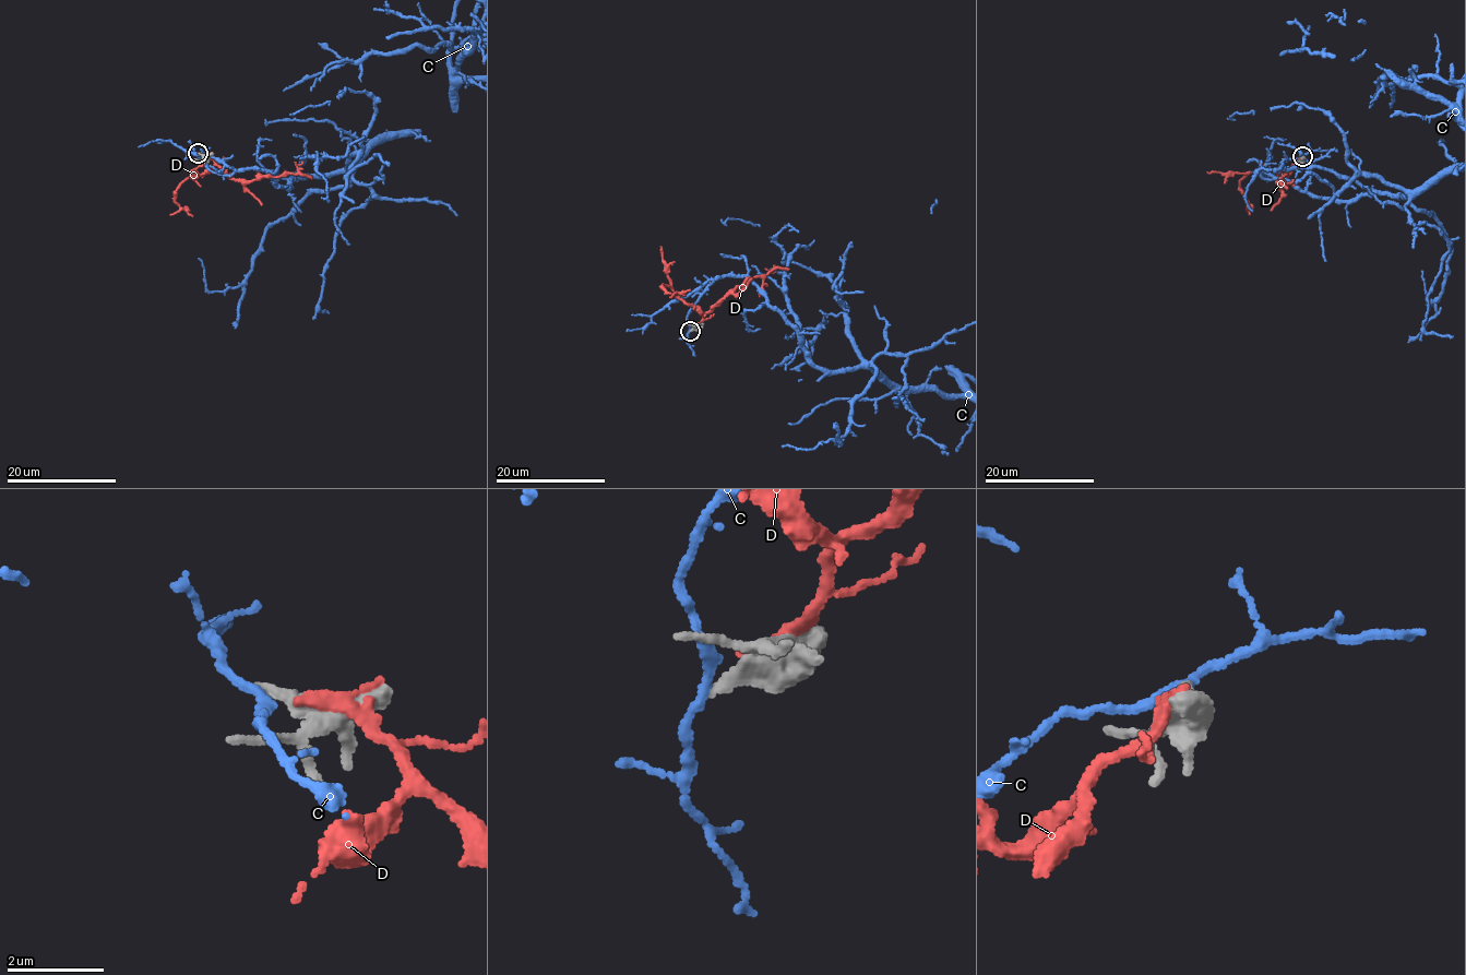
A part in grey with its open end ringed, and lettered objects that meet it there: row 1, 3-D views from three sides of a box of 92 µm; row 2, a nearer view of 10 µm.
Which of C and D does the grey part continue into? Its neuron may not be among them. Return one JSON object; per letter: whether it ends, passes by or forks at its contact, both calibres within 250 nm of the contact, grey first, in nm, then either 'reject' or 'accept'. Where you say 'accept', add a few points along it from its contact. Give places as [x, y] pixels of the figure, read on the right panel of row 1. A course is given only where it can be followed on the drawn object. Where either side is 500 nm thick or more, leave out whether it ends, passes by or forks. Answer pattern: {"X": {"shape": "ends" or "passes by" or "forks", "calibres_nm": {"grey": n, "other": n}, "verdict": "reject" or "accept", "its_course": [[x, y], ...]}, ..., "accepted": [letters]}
{"C": {"shape": "passes by", "calibres_nm": {"grey": 320, "other": 180}, "verdict": "reject"}, "D": {"calibres_nm": {"grey": 500, "other": 400}, "verdict": "reject"}, "accepted": []}

